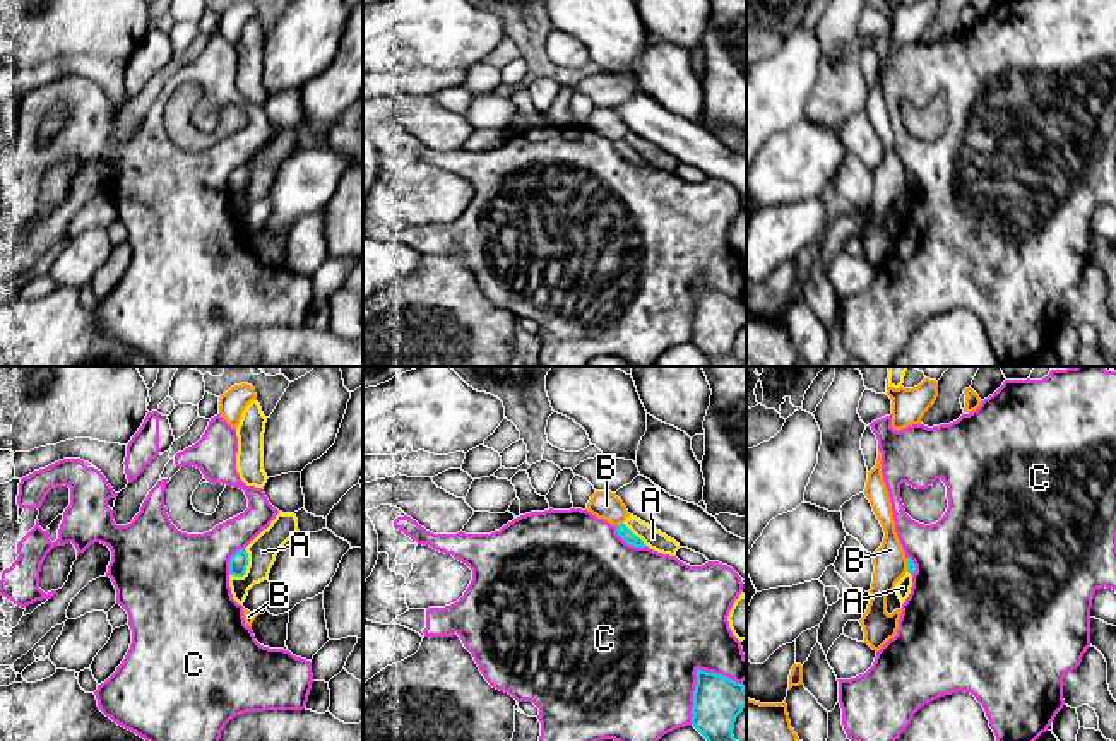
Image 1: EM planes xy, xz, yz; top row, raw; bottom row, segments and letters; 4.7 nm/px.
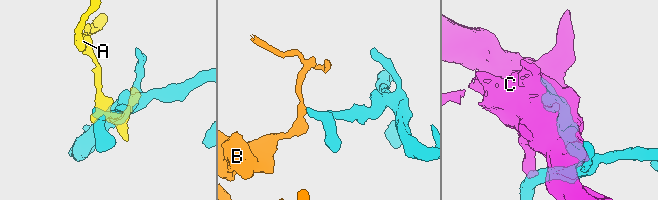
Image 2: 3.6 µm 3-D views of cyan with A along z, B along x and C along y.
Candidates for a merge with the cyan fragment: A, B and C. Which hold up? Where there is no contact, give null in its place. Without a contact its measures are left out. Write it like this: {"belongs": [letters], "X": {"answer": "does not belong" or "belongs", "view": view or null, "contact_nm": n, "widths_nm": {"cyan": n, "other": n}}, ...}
{"belongs": [], "A": {"answer": "does not belong", "view": "xy", "contact_nm": 150, "widths_nm": {"cyan": 90, "other": 140}}, "B": {"answer": "does not belong", "view": "xz", "contact_nm": 40, "widths_nm": {"cyan": 60, "other": 140}}, "C": {"answer": "does not belong", "view": "xz", "contact_nm": 320, "widths_nm": {"cyan": 240, "other": 480}}}

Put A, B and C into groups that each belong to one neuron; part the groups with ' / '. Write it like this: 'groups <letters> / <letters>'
groups A / B / C

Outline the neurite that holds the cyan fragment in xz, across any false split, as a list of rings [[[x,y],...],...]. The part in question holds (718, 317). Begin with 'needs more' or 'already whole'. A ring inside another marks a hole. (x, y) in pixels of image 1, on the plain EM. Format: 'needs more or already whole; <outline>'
already whole; [[[697,286],[692,342],[707,356],[709,366],[746,366],[734,356],[736,334],[746,323],[746,306],[722,291]]]

